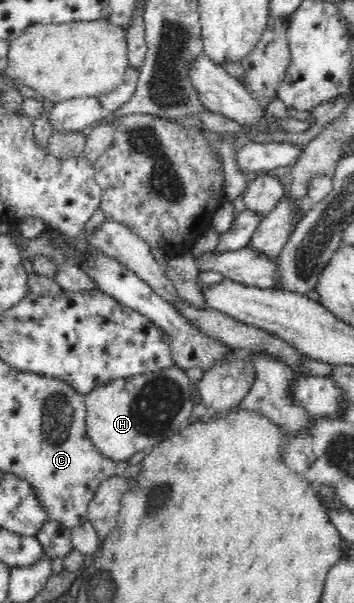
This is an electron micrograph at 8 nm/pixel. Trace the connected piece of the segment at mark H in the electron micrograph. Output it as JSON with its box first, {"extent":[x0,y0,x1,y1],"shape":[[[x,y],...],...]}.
{"extent":[85,366,196,462],"shape":[[[178,366],[140,373],[127,379],[116,379],[110,384],[96,387],[85,396],[87,436],[93,441],[96,450],[108,460],[128,462],[139,451],[149,451],[164,439],[185,428],[196,402],[192,384],[185,370]]]}

